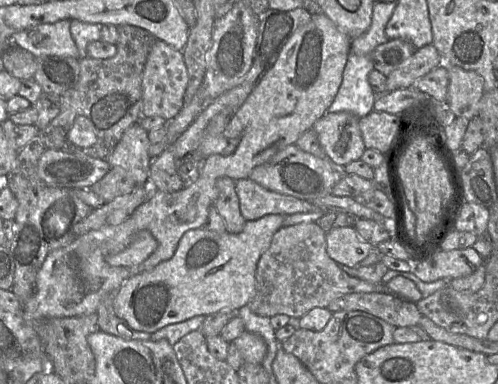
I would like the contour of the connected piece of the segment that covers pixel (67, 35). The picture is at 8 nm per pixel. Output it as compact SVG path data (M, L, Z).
M70 20L41 24L14 33L11 43L35 56L68 56L79 59L79 51L72 38Z

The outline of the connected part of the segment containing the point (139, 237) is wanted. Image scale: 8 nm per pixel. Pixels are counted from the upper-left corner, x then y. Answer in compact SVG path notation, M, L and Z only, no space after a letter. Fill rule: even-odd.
M148 230L138 232L121 252L107 256L106 262L115 267L133 267L145 261L158 247L158 242Z

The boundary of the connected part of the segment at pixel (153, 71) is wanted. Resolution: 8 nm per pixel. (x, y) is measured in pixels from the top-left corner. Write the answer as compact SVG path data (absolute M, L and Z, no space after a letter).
M156 39L147 56L142 75L143 116L159 116L167 121L173 119L185 105L184 95L188 81L189 76L182 51Z

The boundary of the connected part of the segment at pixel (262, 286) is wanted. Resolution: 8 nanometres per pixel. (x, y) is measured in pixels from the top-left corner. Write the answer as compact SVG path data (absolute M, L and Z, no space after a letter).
M317 222L300 223L281 227L272 237L269 248L261 255L256 269L256 294L247 304L255 314L272 317L285 314L301 318L315 307L327 308L334 299L350 293L391 293L386 284L371 284L348 275L329 257L326 248L326 232Z

